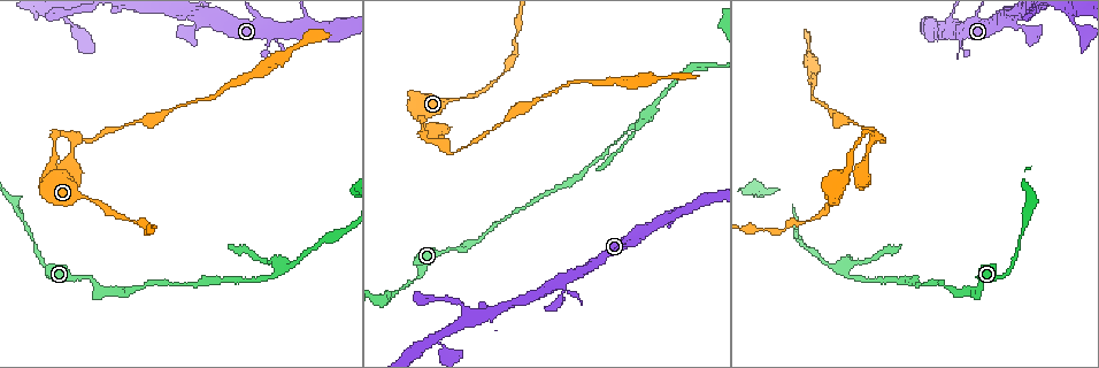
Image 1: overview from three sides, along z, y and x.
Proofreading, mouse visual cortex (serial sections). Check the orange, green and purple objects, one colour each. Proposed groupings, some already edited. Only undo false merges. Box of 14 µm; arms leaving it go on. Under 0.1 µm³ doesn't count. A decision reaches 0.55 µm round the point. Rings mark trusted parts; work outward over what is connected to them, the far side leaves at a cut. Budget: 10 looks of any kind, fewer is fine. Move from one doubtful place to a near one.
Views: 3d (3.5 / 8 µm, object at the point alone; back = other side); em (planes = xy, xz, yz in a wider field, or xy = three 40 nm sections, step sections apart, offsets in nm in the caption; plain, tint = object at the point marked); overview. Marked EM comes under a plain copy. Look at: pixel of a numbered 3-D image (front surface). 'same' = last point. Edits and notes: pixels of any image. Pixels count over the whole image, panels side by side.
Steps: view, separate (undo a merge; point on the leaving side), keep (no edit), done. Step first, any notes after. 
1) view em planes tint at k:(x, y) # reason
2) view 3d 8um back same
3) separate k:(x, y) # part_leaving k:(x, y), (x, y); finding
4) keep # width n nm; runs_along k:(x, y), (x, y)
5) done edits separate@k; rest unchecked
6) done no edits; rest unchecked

view 3d 8um at 1:(456, 100) # narrows sharply

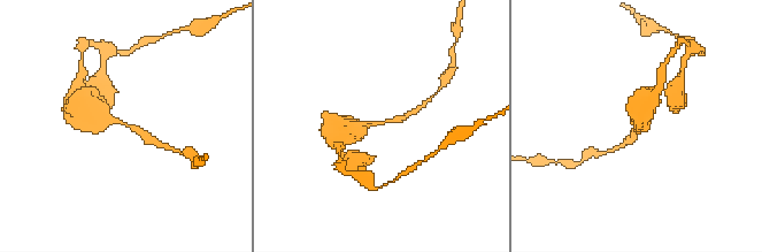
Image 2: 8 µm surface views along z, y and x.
view 3d 3.5um at 2:(123, 122)

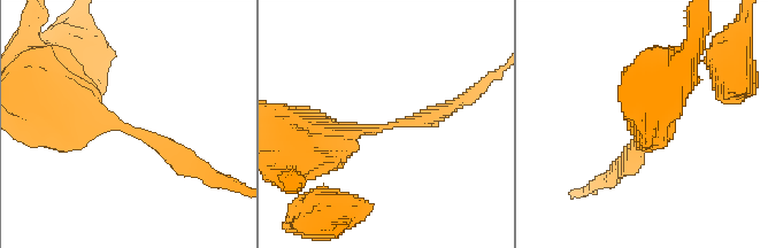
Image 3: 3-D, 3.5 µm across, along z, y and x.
view em xy step 3 tint at 3:(130, 134) # arm_widths 250, 400 nm

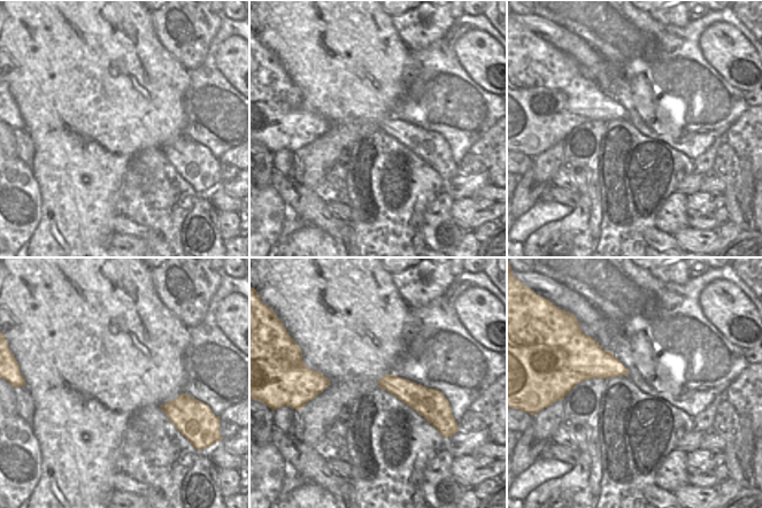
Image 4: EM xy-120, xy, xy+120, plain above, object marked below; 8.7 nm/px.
keep # runs_along 3:(56, 110), (145, 136), (194, 168); continuous, no second cell

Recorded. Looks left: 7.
view 3d 3.5um at 1:(873, 139) # three-way junction

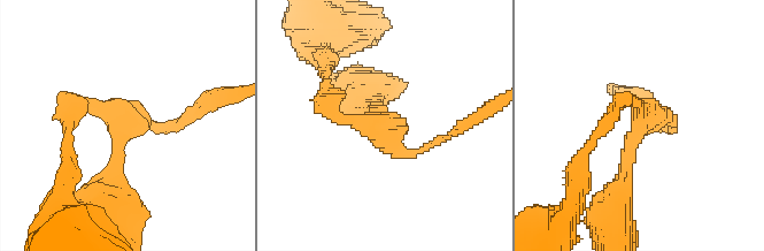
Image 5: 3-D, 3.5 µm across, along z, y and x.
view em xy step 5 tint at 5:(646, 115) # arms 3; arm_widths 150, 150, 200 nm; now the EM

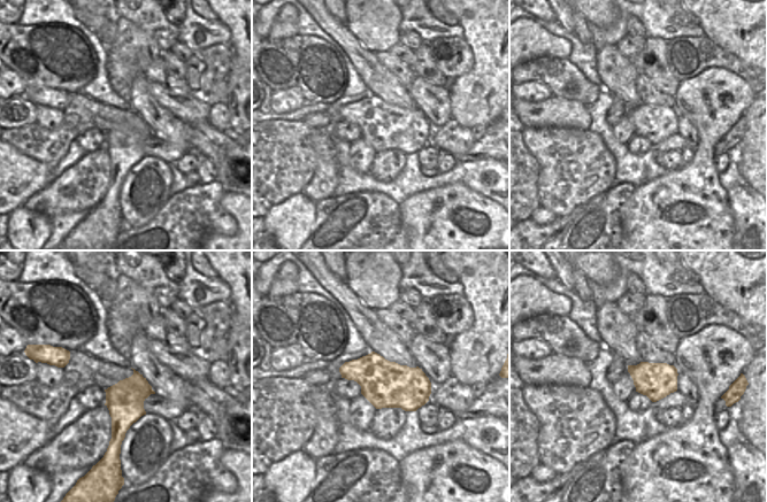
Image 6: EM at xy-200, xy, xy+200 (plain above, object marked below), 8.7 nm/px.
keep # runs_along 5:(326, 91), (401, 153), (435, 142); all the same cell

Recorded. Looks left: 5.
view em xy step 2 tint at 1:(843, 269) # arms part here

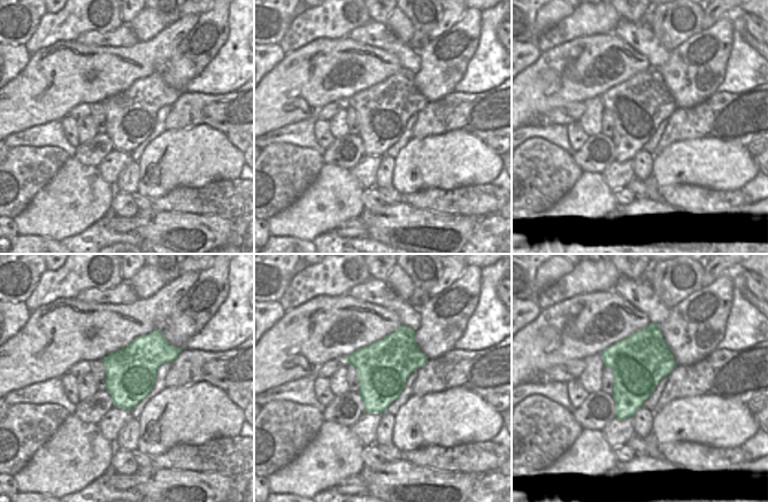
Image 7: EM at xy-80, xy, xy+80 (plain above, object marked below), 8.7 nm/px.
view 3d 3.5um same

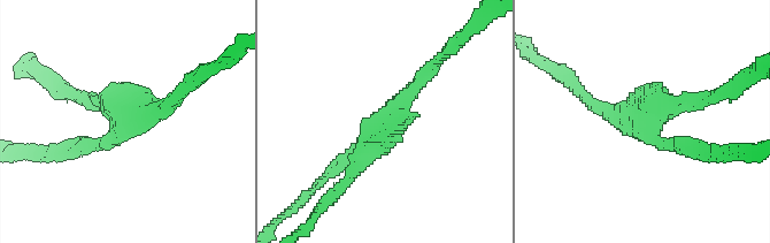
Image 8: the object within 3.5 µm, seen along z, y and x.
keep # all the same cell

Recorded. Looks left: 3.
view 3d 3.5um at 1:(198, 24) # four-way junction

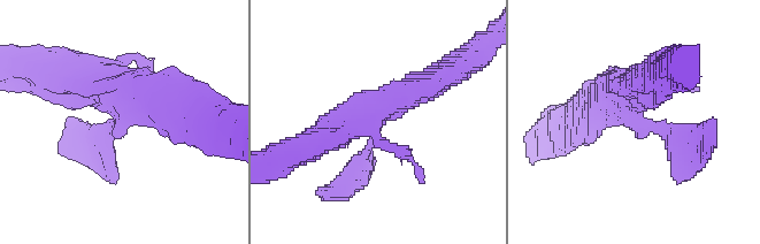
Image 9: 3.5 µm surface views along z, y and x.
view em xy step 5 tint at 9:(117, 116) # arms 4; arm_widths 150, 250, 400, 450 nm; now the EM

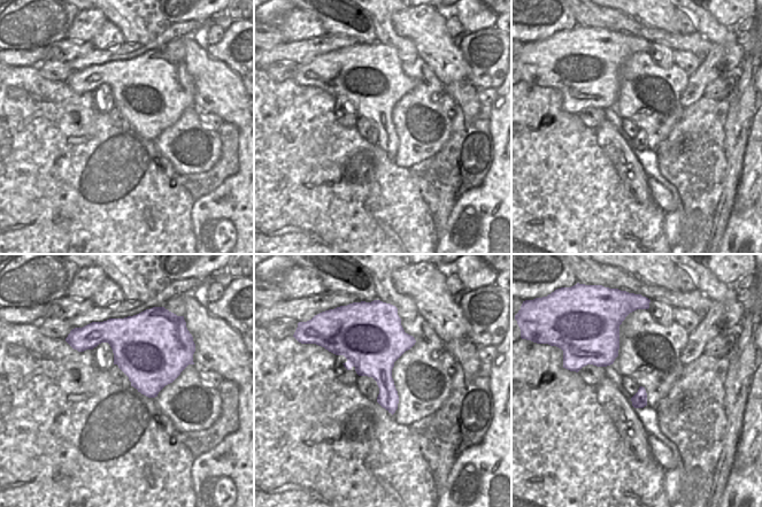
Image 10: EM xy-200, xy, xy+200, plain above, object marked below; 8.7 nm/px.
keep # runs_along 9:(425, 84), (380, 111), (352, 178); all the same cell

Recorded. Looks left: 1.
done no edits; rest unchecked

